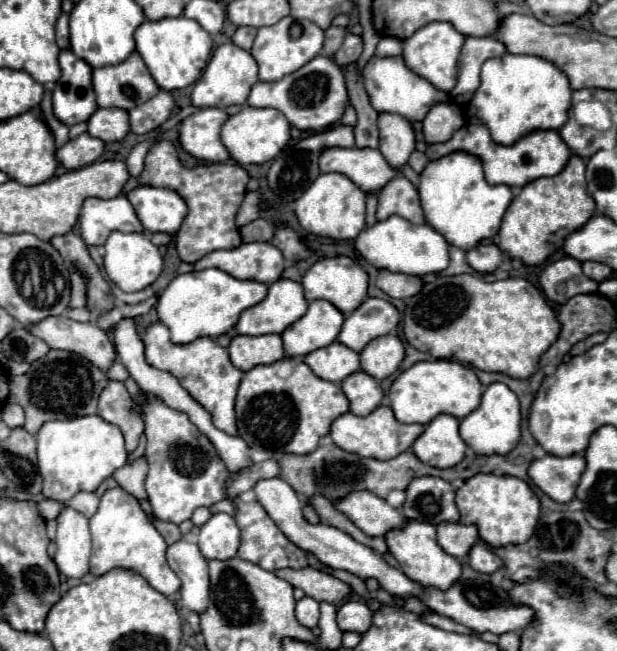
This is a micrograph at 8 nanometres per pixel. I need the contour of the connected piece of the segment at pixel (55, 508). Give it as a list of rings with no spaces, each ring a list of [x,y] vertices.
[[[39,500],[37,502],[37,508],[39,508],[39,514],[45,520],[53,520],[57,516],[57,512],[63,508],[63,504],[61,502],[55,502],[55,500]]]

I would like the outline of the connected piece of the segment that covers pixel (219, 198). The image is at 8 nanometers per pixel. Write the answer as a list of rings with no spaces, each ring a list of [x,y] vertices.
[[[157,142],[147,154],[145,172],[139,182],[149,186],[163,186],[175,190],[187,204],[187,216],[175,236],[177,252],[183,262],[197,262],[213,250],[229,250],[241,244],[235,214],[245,198],[249,174],[239,164],[205,164],[197,168],[185,168],[171,142]]]

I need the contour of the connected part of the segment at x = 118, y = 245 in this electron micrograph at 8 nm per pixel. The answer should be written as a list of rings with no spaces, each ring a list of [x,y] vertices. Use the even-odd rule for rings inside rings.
[[[111,232],[105,242],[105,256],[103,266],[107,276],[123,290],[123,292],[137,292],[147,286],[151,286],[163,268],[163,258],[159,254],[159,248],[151,242],[151,236],[147,232]]]

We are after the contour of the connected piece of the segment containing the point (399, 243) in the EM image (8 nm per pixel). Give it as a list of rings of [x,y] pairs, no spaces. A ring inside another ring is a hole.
[[[389,216],[387,220],[367,226],[355,238],[355,250],[375,268],[385,268],[389,272],[413,276],[443,272],[449,264],[449,244],[445,242],[445,238],[429,224],[411,224],[401,216]]]

